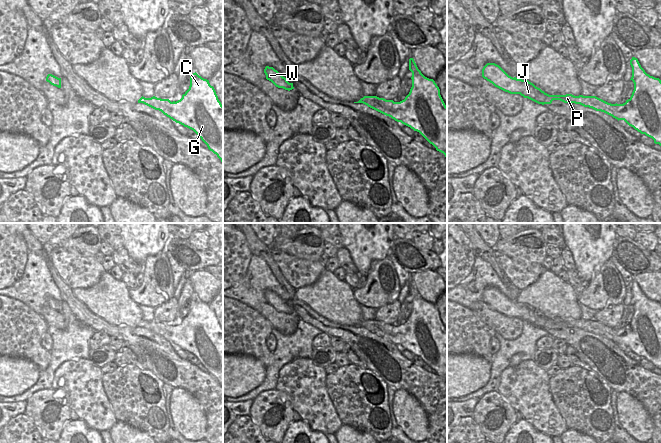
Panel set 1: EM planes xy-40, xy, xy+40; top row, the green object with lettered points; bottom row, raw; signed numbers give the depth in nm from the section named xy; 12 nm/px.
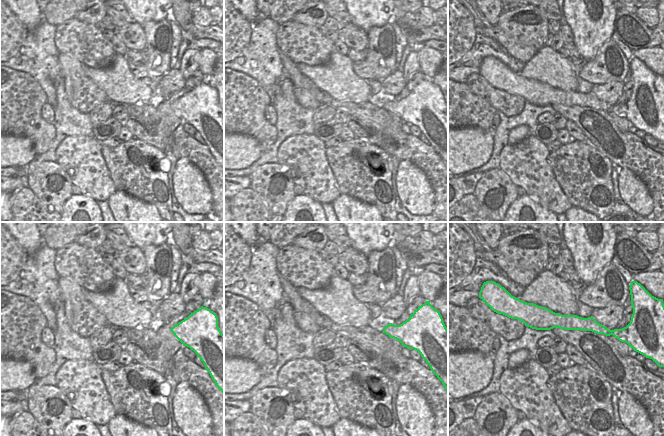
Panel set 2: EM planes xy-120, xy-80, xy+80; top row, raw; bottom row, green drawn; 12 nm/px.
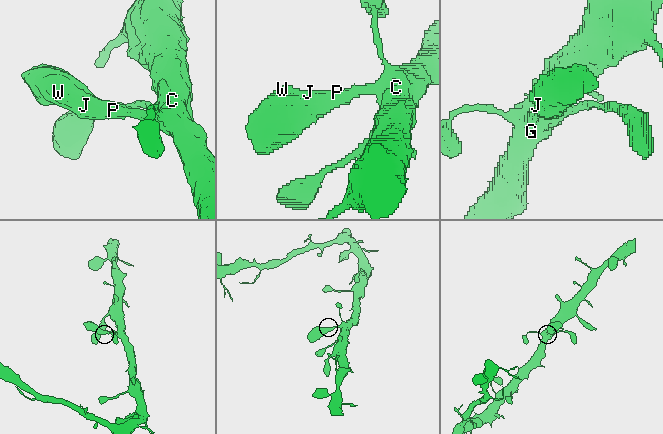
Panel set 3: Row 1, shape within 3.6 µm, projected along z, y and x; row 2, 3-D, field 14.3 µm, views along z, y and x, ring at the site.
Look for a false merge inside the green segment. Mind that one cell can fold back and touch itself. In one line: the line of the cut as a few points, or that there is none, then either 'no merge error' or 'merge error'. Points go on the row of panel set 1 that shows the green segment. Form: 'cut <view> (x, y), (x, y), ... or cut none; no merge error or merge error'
cut none; no merge error

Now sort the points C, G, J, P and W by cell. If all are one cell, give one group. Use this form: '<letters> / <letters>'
C G J P W

